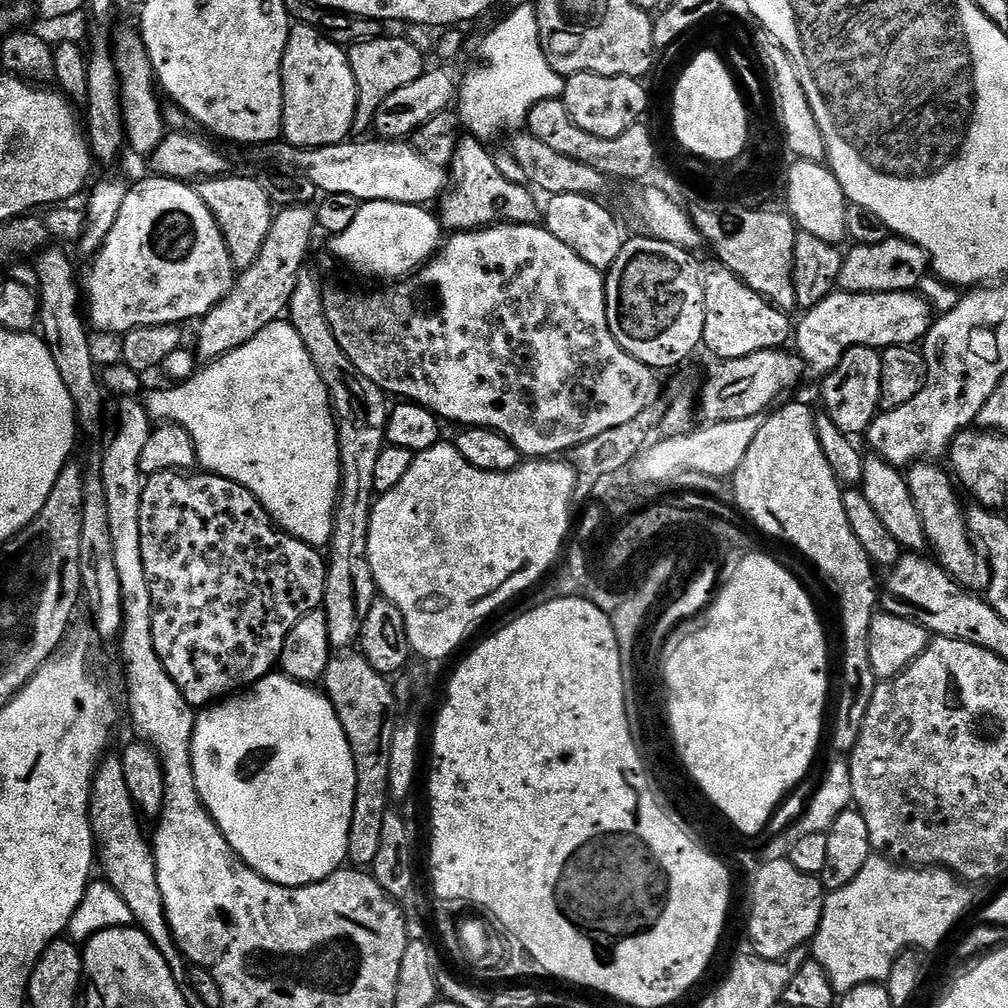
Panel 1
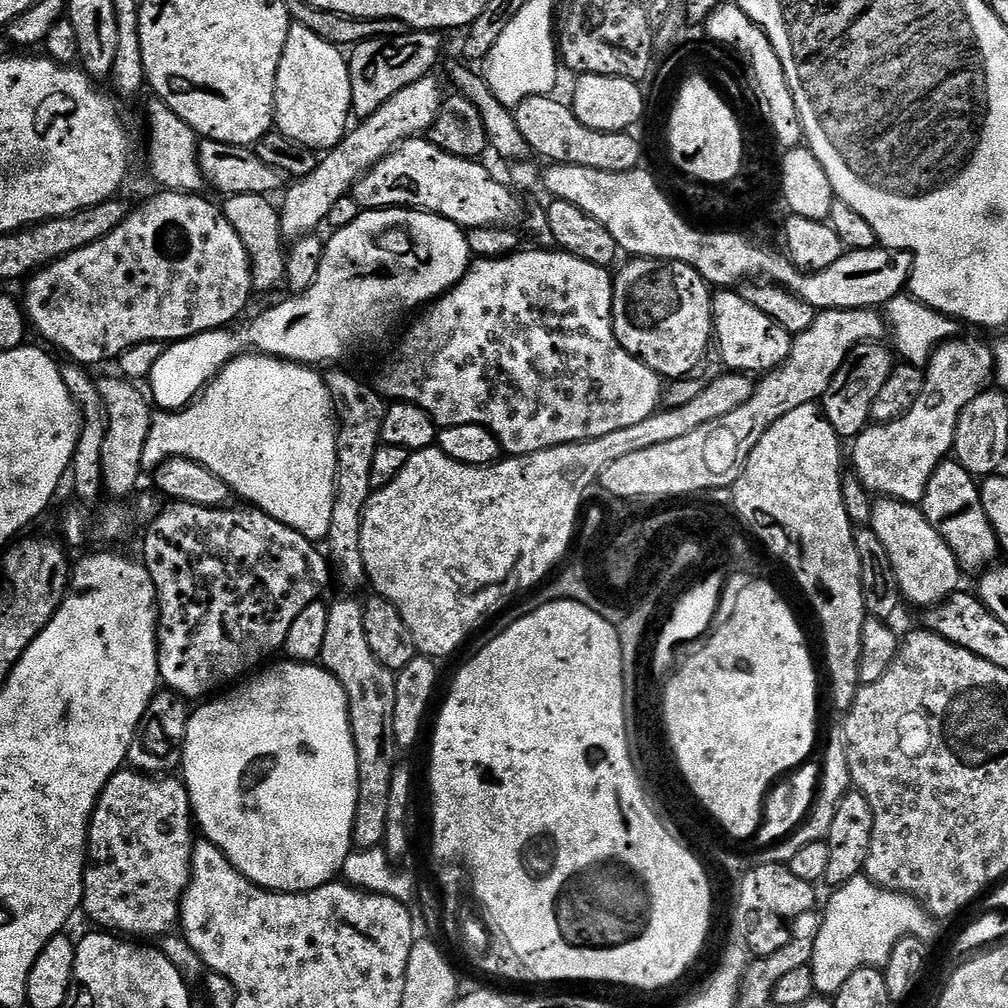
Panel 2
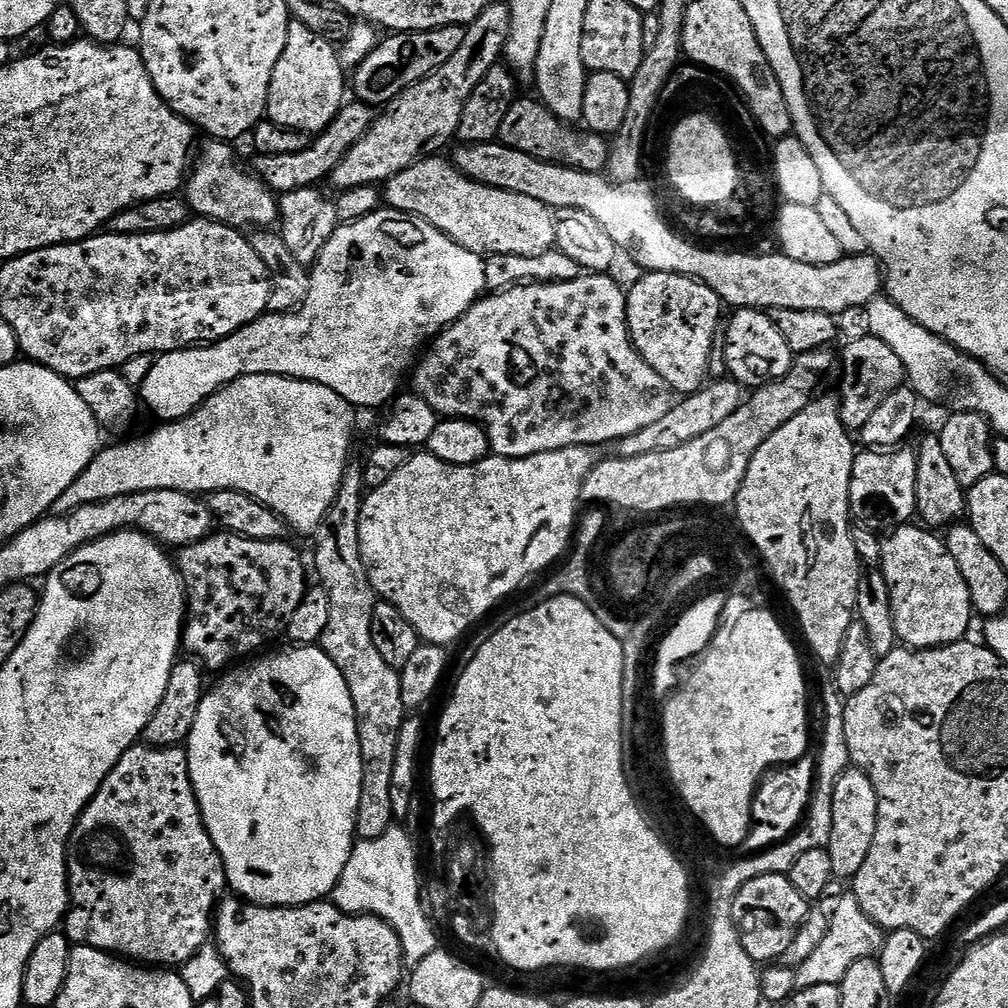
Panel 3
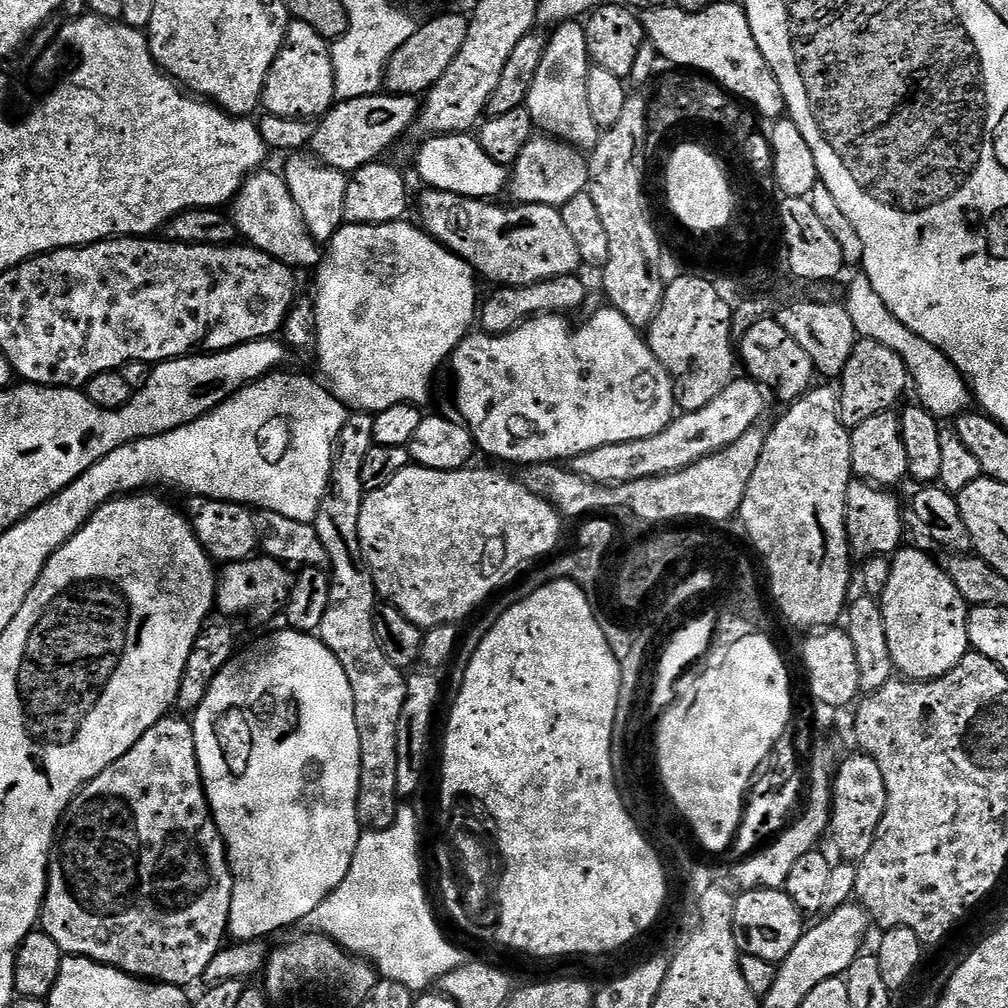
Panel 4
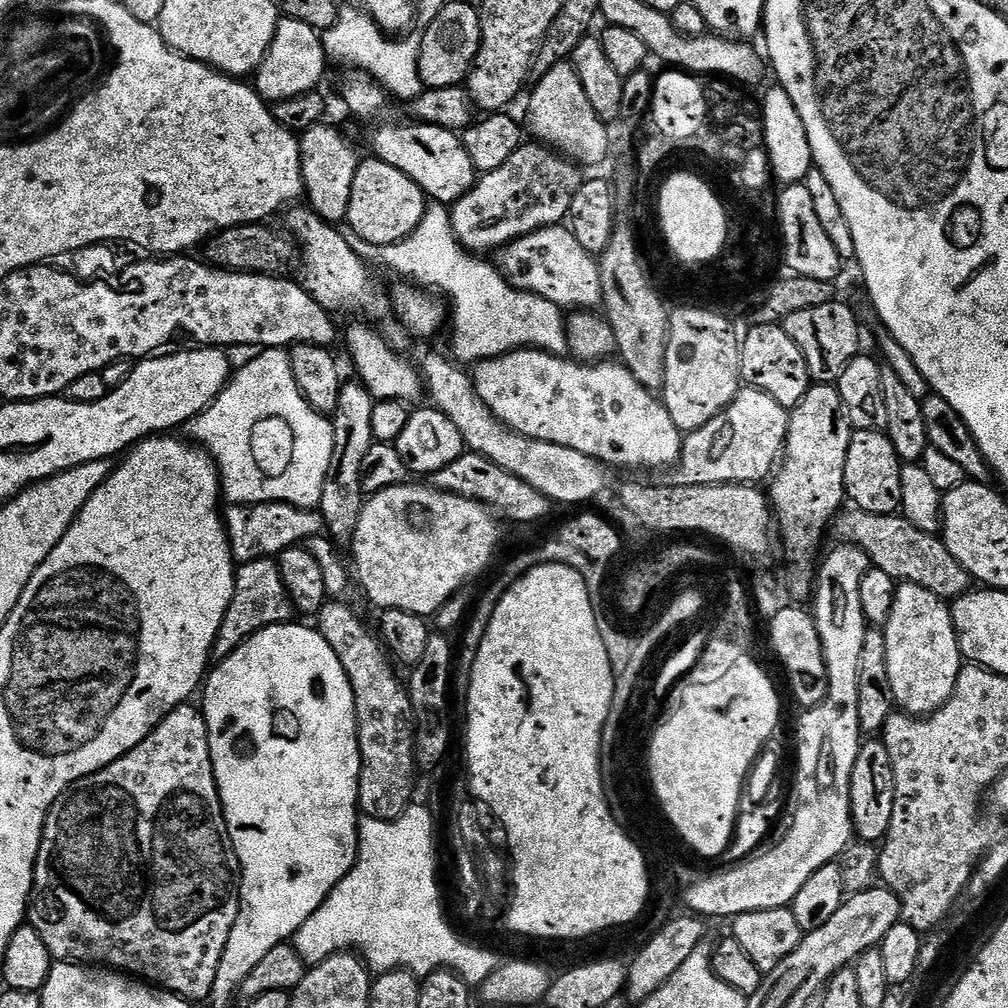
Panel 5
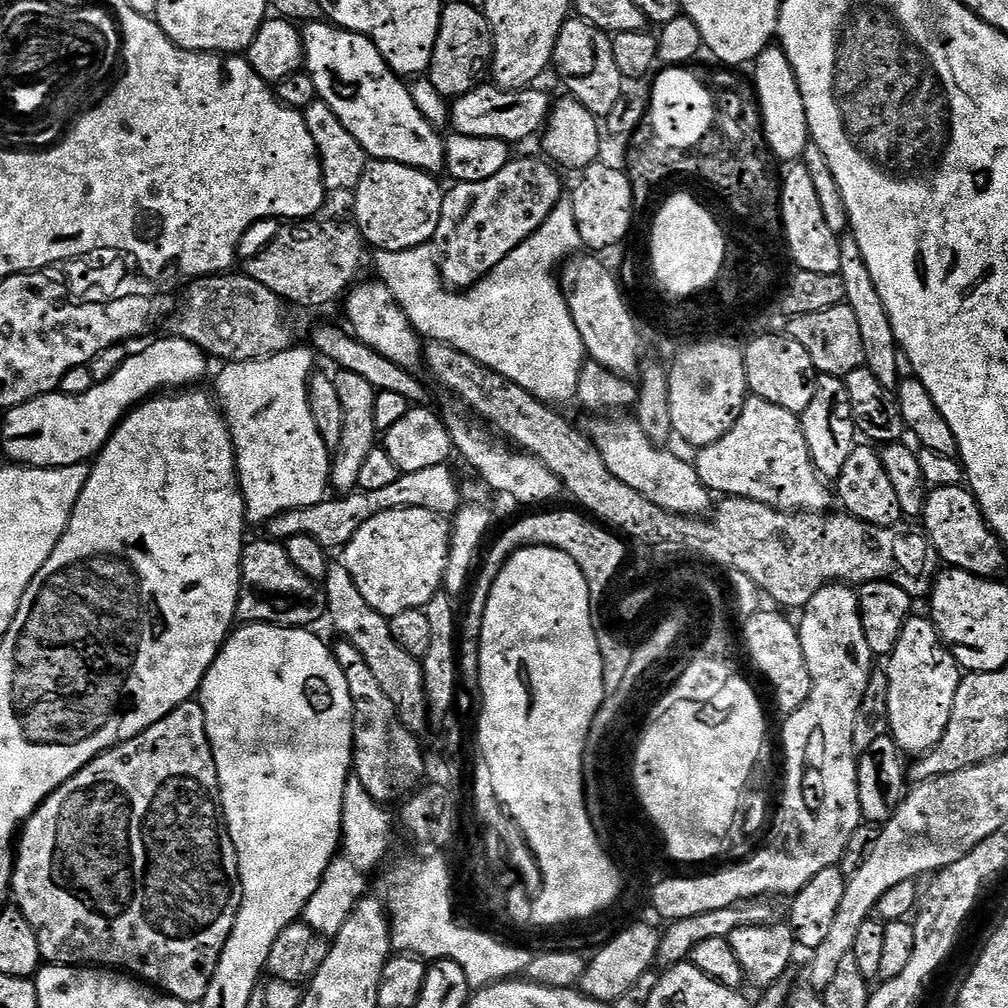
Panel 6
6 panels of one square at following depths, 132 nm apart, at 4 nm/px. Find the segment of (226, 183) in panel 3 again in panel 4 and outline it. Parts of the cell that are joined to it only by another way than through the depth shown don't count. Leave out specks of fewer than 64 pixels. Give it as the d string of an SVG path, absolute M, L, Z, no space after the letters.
M268 171L253 172L232 201L230 215L236 224L237 233L251 247L270 254L287 268L301 270L300 268L312 268L318 262L320 264L321 245L312 237L310 230L306 230L306 222L302 222L302 213L299 212L294 197L290 194L290 186L286 186L284 177L279 171Z

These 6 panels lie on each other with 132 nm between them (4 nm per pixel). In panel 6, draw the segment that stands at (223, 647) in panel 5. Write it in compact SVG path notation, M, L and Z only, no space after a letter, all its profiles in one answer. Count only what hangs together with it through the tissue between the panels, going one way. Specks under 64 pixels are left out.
M271 538L264 540L249 539L244 546L244 553L240 559L240 597L236 603L236 620L244 624L278 624L281 628L308 628L315 620L324 620L326 616L326 596L323 591L315 588L313 581L301 578L295 584L292 575L298 572L295 564L288 556L288 549L283 543Z

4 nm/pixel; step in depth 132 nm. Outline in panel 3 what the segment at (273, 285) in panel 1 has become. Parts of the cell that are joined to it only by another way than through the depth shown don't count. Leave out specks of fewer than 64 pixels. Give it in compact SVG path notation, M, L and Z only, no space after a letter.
M493 2L474 18L472 24L464 28L464 37L462 46L458 46L454 58L447 60L436 72L431 72L425 80L420 80L417 84L409 84L408 88L398 98L394 98L383 109L384 112L375 117L368 133L361 140L356 142L349 150L342 162L333 170L330 177L330 184L336 187L336 190L345 188L357 188L358 186L377 186L387 185L390 178L402 174L411 164L418 163L426 156L437 155L447 146L451 140L454 140L458 130L458 122L462 122L462 110L466 106L466 98L474 94L474 86L486 78L489 70L498 63L501 63L504 47L510 34L510 10L507 3Z

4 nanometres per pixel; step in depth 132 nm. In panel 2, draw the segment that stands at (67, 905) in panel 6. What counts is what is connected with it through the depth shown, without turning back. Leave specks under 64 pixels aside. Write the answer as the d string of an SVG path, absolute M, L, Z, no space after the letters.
M121 770L106 782L100 797L96 799L96 808L92 811L92 818L88 822L88 862L84 866L84 899L82 912L85 912L93 920L95 927L107 930L112 934L123 934L128 938L144 938L140 936L157 936L163 938L173 931L180 923L180 900L188 888L192 877L192 845L194 843L194 813L192 803L188 797L188 787L183 779L173 778L164 774L145 774L135 770Z

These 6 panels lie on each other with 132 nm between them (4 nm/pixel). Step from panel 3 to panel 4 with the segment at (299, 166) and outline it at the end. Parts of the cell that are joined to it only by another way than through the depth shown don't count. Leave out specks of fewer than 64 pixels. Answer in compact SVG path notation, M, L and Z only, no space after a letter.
M377 94L366 98L350 98L333 103L319 117L310 148L316 159L345 174L362 166L377 163L391 144L396 144L415 125L421 101L415 96Z

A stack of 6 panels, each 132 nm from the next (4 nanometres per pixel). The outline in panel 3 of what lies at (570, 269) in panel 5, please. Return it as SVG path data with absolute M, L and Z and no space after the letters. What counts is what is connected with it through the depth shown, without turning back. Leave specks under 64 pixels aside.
M440 154L426 156L402 170L402 174L390 178L386 185L387 207L423 216L455 244L481 258L534 256L554 248L553 209L538 202L538 198L526 198L526 194L479 184L469 176L463 176L451 159L443 160L442 157Z

